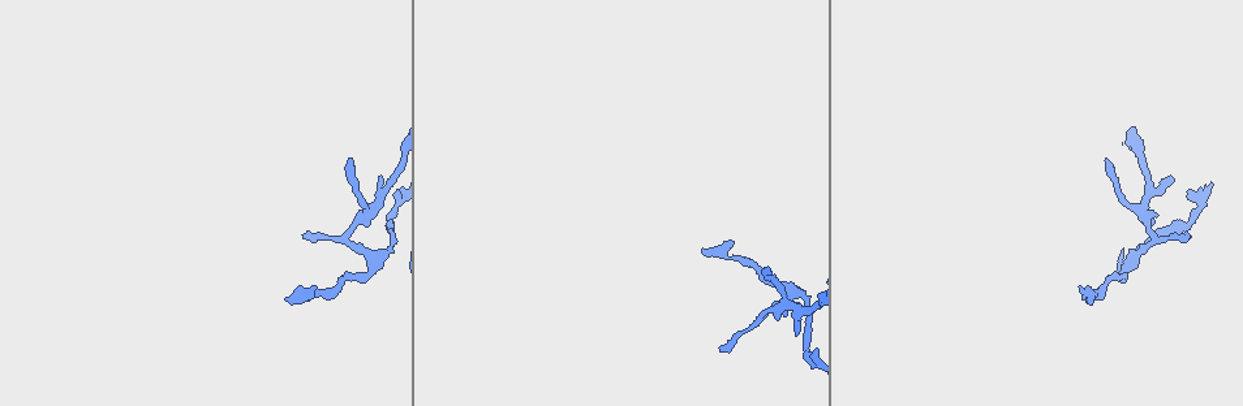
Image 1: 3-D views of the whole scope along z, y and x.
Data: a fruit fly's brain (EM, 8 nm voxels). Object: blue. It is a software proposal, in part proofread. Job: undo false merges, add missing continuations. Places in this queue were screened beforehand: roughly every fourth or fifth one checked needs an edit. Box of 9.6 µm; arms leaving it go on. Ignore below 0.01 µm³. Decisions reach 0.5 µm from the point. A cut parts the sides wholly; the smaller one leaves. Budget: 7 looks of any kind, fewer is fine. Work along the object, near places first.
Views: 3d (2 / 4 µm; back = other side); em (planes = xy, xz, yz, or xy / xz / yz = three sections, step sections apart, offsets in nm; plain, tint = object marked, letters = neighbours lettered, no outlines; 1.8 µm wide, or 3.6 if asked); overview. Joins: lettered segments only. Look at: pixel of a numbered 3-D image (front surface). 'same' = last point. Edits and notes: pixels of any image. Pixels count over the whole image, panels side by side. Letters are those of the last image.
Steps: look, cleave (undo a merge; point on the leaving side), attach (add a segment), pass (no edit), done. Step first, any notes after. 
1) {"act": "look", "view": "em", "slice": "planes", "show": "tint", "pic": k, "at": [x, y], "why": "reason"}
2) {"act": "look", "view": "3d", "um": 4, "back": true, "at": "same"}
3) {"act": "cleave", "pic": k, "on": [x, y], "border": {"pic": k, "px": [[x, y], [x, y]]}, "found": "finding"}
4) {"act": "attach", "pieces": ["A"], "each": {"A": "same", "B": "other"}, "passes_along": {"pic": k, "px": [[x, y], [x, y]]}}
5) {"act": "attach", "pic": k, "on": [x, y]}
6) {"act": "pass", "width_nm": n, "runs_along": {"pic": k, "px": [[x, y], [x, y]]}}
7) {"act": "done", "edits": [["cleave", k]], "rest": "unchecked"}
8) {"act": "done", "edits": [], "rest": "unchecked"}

{"act": "look", "view": "em", "slice": "yz", "step": 8, "show": "letters", "pic": 1, "at": [1184, 236], "why": "branch stops here"}

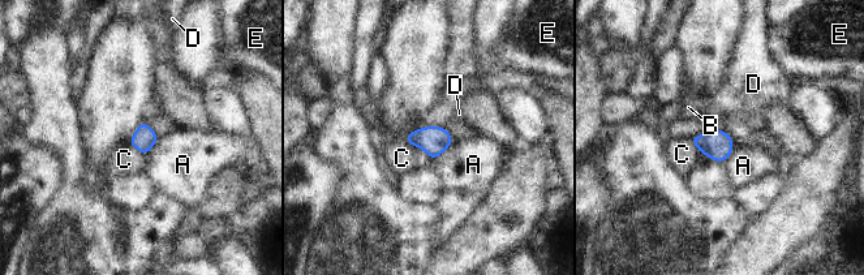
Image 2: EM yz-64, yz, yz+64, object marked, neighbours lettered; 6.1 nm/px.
{"act": "pass", "each": {"A": "other", "B": "other", "C": "other", "D": "other", "E": "other"}, "border": {"pic": 2, "px": [[403, 138], [420, 147], [432, 159]]}, "found": "none of them fits"}

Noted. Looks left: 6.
{"act": "look", "view": "em", "slice": "planes", "show": "plain", "pic": 1, "at": [791, 291]}

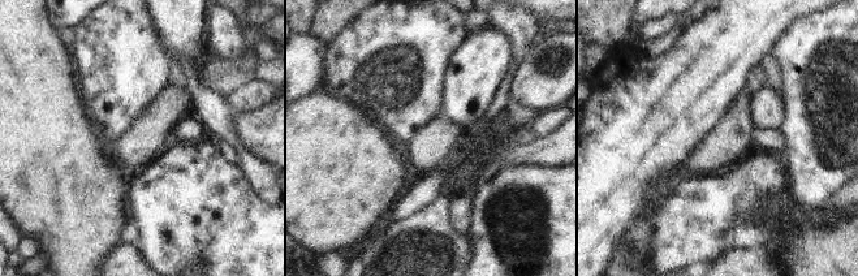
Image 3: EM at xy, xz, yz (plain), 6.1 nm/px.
{"act": "look", "view": "em", "slice": "planes", "show": "letters", "at": "same"}

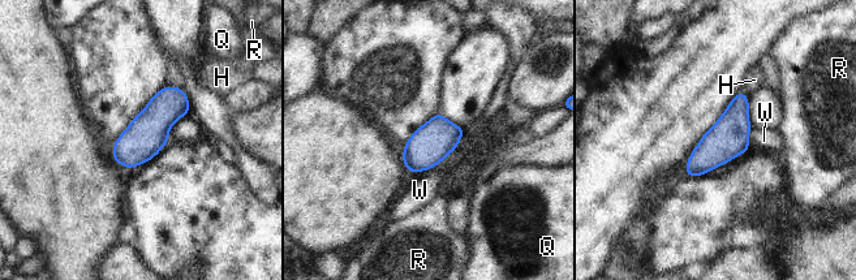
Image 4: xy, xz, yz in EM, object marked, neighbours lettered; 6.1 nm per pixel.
{"act": "pass", "longest_contact_nm": ["W", 240], "each": {"H": "other", "Q": "other", "R": "other", "W": "other"}, "found": "all the same neuron"}

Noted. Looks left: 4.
{"act": "look", "view": "em", "slice": "planes", "show": "letters", "pic": 1, "at": [1086, 301], "why": "free end"}

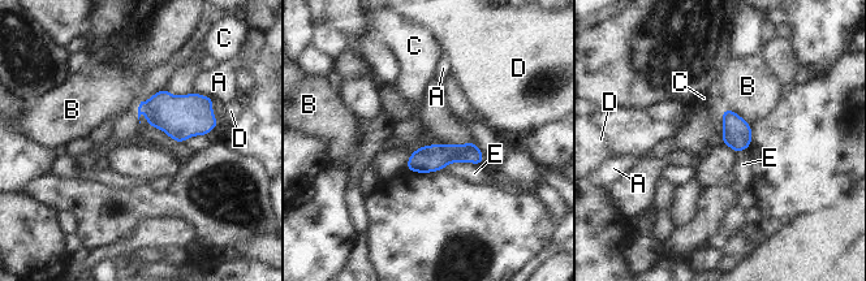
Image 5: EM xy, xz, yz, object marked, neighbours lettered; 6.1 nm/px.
{"act": "pass", "each": {"A": "other", "B": "other", "C": "other", "D": "other", "E": "other"}, "border": {"pic": 5, "px": [[481, 165], [452, 161], [444, 168]]}, "found": "none of them fits"}

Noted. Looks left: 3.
{"act": "done", "edits": [], "rest": "unchecked"}

